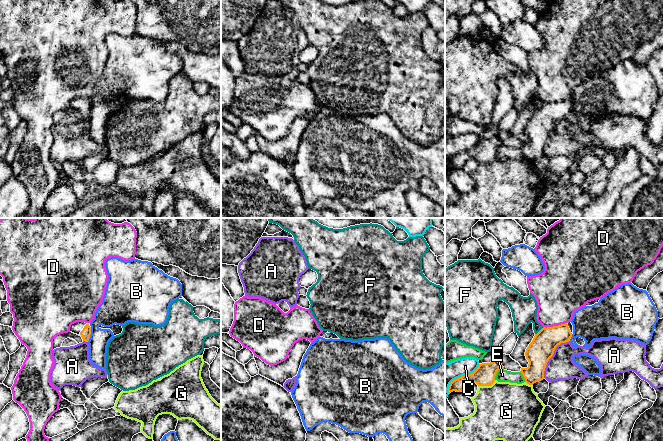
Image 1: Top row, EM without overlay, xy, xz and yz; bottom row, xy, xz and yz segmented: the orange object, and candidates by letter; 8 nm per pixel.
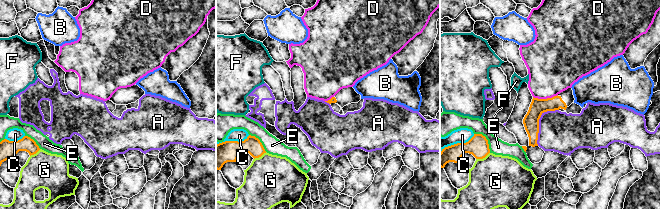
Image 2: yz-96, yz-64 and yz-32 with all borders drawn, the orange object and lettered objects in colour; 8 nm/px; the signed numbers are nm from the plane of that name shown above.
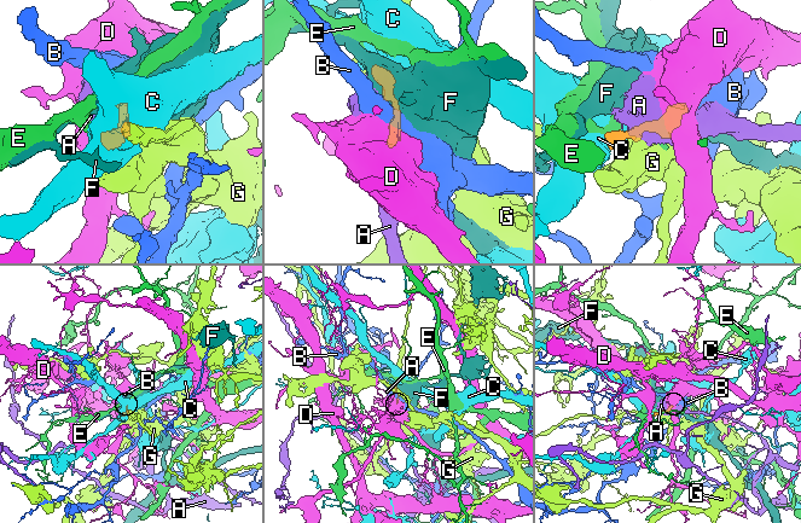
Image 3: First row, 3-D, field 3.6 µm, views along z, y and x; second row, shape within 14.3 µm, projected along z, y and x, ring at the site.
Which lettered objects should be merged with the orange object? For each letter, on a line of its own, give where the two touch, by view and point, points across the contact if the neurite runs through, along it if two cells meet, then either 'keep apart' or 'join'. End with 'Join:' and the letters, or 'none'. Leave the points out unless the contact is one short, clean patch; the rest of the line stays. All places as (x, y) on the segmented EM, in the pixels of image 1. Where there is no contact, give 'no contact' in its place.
A: yz (552, 355) | keep apart
B: xy (90, 334) | along xy (91, 327), (91, 333), (87, 341) | keep apart
C: yz (461, 376) | keep apart
D: yz (554, 326) | along yz (566, 322), (543, 328) | keep apart
E: yz (496, 372) | keep apart
F: yz (539, 331) | keep apart
G: yz (486, 385) | keep apart
Join: none

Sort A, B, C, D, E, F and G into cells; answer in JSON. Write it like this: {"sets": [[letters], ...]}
{"sets": [["A"], ["B"], ["C"], ["D"], ["E"], ["F"], ["G"]]}

